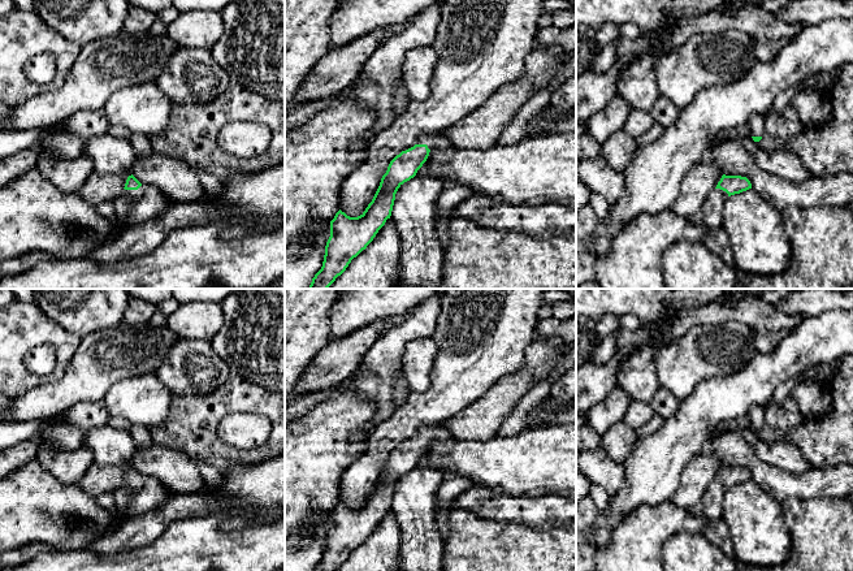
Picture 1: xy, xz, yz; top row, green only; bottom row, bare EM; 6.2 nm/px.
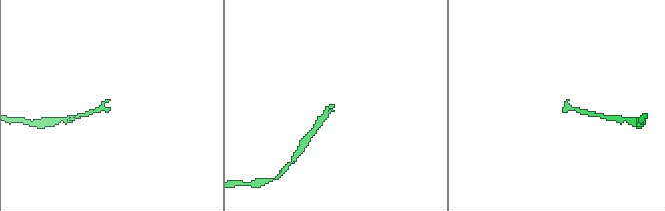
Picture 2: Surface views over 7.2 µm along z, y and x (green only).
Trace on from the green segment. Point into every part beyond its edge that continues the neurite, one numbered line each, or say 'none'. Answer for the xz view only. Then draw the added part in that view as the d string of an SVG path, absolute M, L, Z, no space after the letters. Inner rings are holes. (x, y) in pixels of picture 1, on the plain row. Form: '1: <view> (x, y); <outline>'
1: xz (437, 432); M443 423L434 425L421 425L415 436L426 436L432 441L446 441L450 438Z

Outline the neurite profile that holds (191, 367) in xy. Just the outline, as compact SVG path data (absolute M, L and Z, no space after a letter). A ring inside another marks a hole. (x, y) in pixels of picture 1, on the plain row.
M178 339L155 371L172 394L203 397L222 386L230 367L204 339Z

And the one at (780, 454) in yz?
M759 440L752 449L759 460L788 472L802 473L813 468L802 453L787 441L766 442Z

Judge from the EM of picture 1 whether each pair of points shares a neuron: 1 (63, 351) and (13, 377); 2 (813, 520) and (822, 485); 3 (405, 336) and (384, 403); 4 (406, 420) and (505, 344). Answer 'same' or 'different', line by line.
1: same
2: different
3: same
4: same

